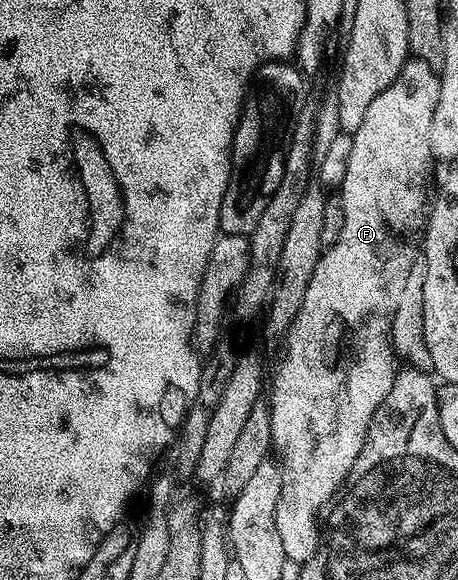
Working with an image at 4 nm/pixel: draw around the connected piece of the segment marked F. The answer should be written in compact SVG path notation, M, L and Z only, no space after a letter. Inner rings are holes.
M410 57L409 61L406 62L405 67L399 72L399 76L395 76L395 80L391 84L391 88L387 88L387 92L379 92L379 96L375 96L375 101L372 102L371 108L367 108L367 117L363 120L363 124L359 124L359 128L352 131L353 143L351 144L351 156L347 161L347 172L346 178L343 180L339 187L339 197L342 204L342 210L346 213L346 220L344 221L343 230L339 235L339 240L334 246L328 247L322 253L319 264L315 264L315 276L311 276L311 284L307 284L307 296L303 296L303 308L299 308L299 316L295 316L295 324L291 324L288 334L283 339L283 345L285 345L285 359L281 362L281 367L277 370L277 375L273 378L273 395L267 398L269 404L269 411L271 412L271 436L273 437L273 450L276 453L281 453L279 457L279 465L284 473L285 479L283 480L283 488L281 489L281 495L277 501L277 511L275 512L275 524L279 528L279 537L283 539L283 552L285 553L286 559L290 563L297 562L296 564L303 564L307 560L311 560L311 556L315 556L317 546L320 544L323 537L322 531L319 529L319 522L317 526L316 518L317 513L320 512L321 506L328 507L330 503L334 501L335 495L344 487L345 480L348 478L351 468L355 464L355 460L359 460L359 452L363 448L365 443L365 437L369 431L369 425L371 420L375 416L375 412L379 408L379 404L383 404L383 400L387 400L387 392L391 392L391 384L395 380L397 371L399 369L398 363L395 361L395 355L393 353L393 341L391 340L391 320L395 316L395 308L399 308L399 296L403 296L403 287L407 285L407 272L411 272L411 264L415 260L415 256L419 253L419 246L413 241L418 241L419 235L422 233L423 227L427 222L427 202L425 206L425 197L429 194L429 173L433 170L435 165L435 159L431 152L431 116L435 116L435 104L439 104L439 88L441 87L441 75L438 71L431 68L431 64L423 64L423 60L418 58Z

